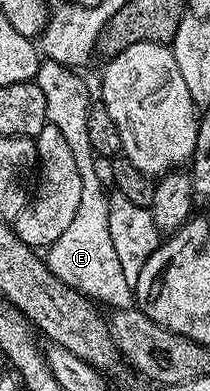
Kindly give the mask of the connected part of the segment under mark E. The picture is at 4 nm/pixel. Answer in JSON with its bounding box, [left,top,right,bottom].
[34,60,134,310]

